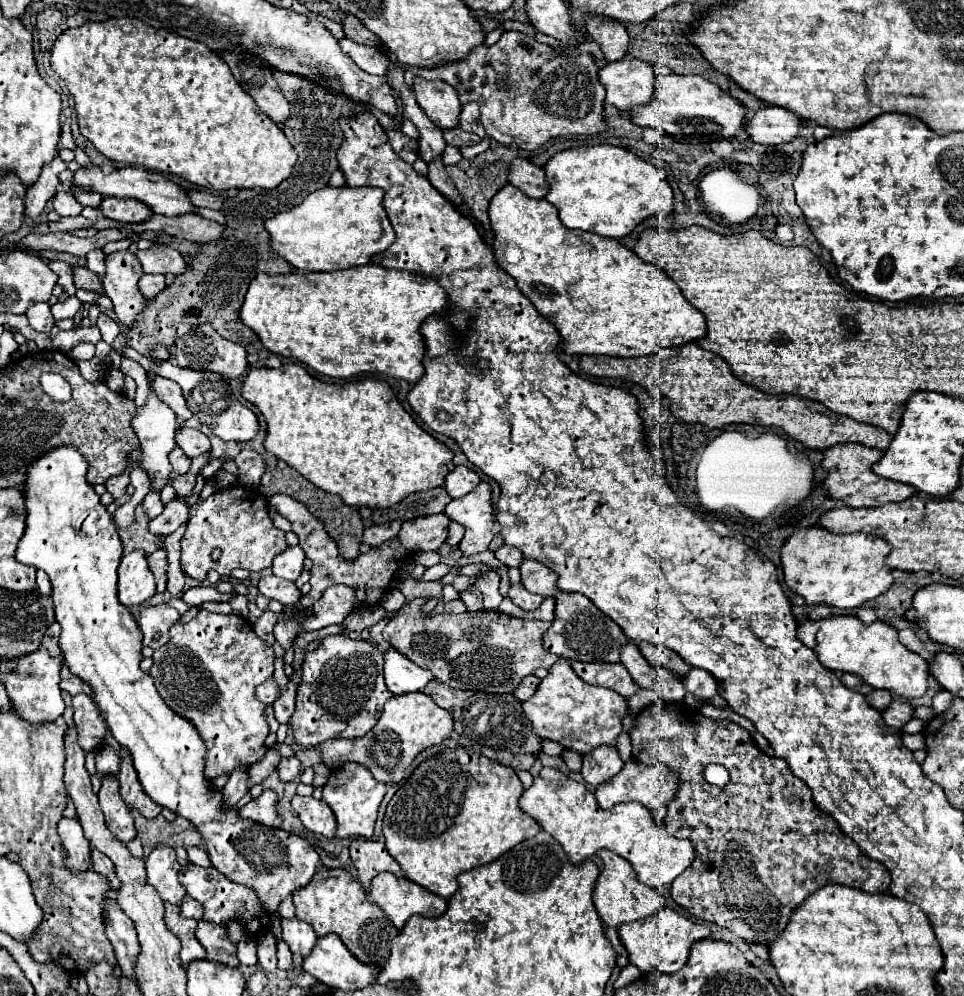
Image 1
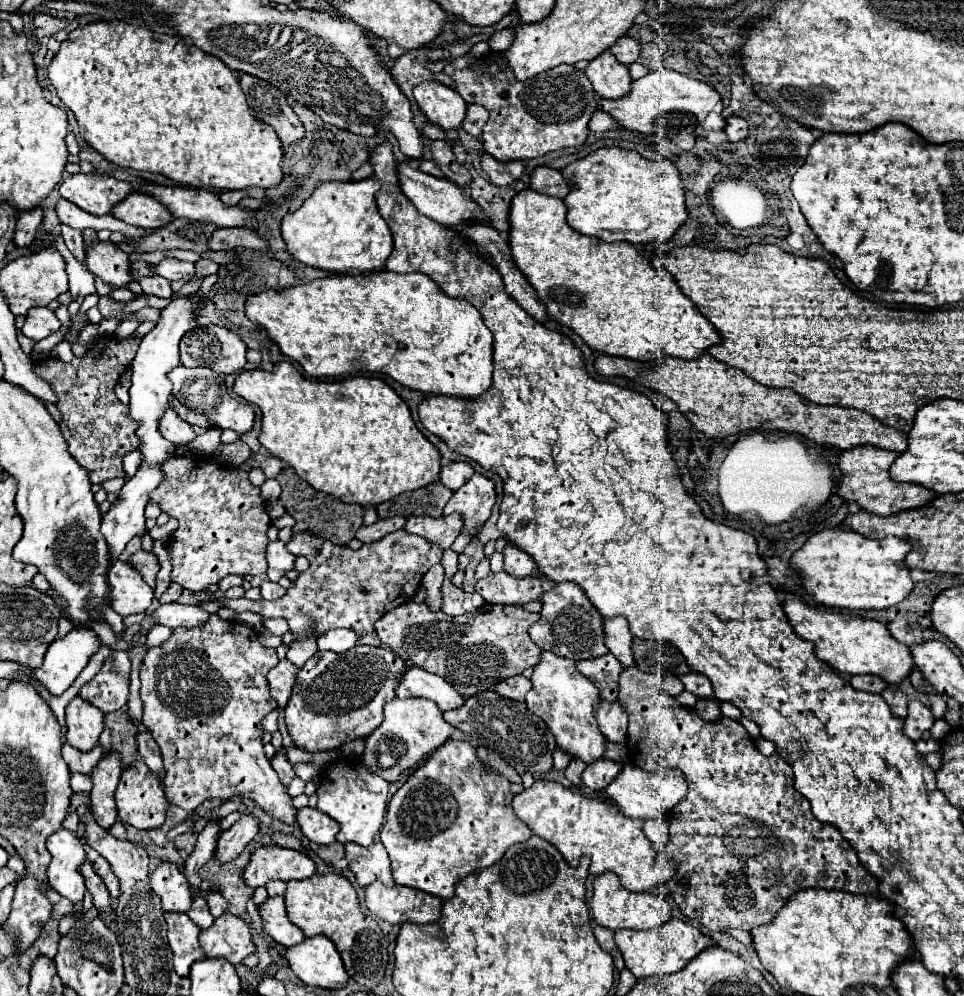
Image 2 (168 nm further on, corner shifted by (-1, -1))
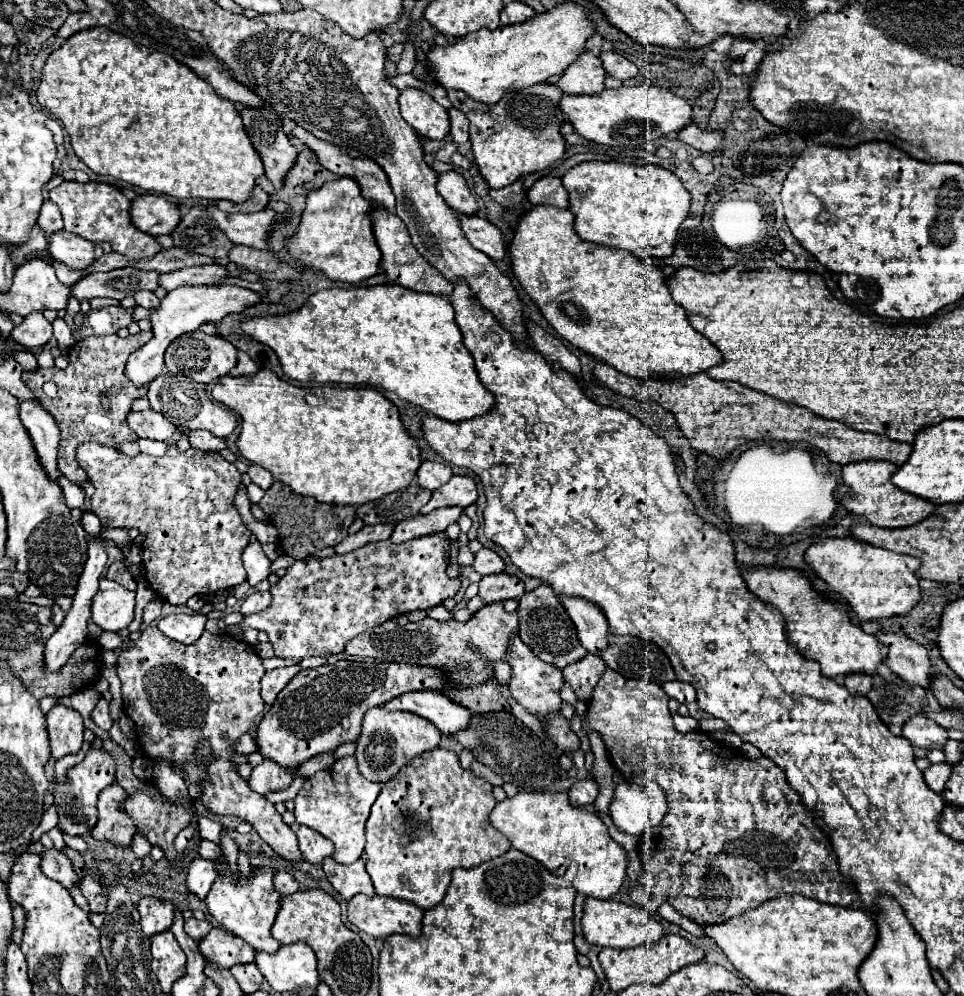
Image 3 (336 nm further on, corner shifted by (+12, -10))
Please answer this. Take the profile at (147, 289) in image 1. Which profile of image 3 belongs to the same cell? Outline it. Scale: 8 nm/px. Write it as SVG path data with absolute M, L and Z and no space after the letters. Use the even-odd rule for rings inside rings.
M136 291L134 299L136 299L136 305L142 305L142 307L156 307L156 303L160 303L160 299L152 291Z

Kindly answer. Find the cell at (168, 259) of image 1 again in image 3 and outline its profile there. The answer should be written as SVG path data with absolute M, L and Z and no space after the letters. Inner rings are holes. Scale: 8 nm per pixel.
M196 265L196 267L184 267L172 273L160 275L160 287L166 291L172 291L182 285L218 285L222 277L226 277L226 269L222 265Z

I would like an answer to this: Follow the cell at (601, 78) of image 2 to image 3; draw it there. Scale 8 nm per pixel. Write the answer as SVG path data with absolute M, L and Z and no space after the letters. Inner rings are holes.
M582 53L560 77L558 87L566 95L598 95L604 91L606 71L592 53Z

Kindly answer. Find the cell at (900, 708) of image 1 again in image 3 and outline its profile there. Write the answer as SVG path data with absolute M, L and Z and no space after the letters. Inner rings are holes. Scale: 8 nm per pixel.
M922 713L906 719L902 727L902 735L912 743L912 747L924 747L924 749L940 749L948 739L946 729L926 719Z

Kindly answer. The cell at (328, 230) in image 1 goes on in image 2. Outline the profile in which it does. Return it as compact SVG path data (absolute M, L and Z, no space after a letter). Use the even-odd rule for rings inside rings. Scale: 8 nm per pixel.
M371 176L351 182L323 182L315 188L303 206L281 222L281 234L293 258L329 272L381 270L393 250L393 236L377 210L375 192L381 188L379 184L379 178Z

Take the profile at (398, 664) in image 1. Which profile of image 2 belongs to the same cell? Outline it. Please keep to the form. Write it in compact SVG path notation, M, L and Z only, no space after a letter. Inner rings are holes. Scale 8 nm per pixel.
M409 666L409 670L403 674L399 686L397 686L397 696L399 698L427 698L433 700L443 712L461 708L465 704L465 698L457 694L457 690L445 682L441 676L425 672L417 666Z

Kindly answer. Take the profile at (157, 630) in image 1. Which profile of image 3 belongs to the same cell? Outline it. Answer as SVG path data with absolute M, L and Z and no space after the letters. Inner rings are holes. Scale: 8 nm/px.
M194 613L194 615L166 615L158 621L158 629L180 643L194 643L202 633L204 633L204 623L206 623L206 615Z

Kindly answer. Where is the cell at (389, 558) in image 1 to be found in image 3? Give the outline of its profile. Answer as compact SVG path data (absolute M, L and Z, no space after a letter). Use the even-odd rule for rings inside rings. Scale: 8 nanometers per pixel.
M446 533L424 537L424 539L412 539L406 543L392 543L378 541L368 543L362 549L356 549L346 555L334 555L334 557L308 557L302 561L294 561L286 575L272 585L272 603L254 615L244 615L242 621L236 625L242 631L252 627L258 631L266 631L272 647L276 651L276 657L290 657L290 659L302 659L310 655L326 655L326 653L342 653L346 643L360 633L366 633L388 619L394 619L398 615L404 615L414 609L432 609L440 605L446 597L454 597L460 589L458 579L450 579L446 575L446 563L444 563L444 551L448 549L448 537Z

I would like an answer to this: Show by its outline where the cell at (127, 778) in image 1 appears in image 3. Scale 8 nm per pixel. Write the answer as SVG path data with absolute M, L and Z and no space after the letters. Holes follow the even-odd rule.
M118 783L106 787L98 797L98 823L92 829L92 835L100 841L112 841L116 845L130 845L136 833L134 819L120 809L128 799L126 789Z

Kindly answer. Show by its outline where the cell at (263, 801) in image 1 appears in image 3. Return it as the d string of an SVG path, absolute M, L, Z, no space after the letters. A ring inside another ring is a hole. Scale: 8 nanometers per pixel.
M196 857L188 867L188 879L186 879L188 891L198 897L206 897L214 881L216 881L216 861Z

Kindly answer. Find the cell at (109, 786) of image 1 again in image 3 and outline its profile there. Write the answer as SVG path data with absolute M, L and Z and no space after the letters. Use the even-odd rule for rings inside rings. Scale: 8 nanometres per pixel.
M90 749L82 763L68 769L66 783L54 791L54 801L58 803L58 815L60 815L58 827L64 833L68 833L68 835L84 835L96 825L96 817L98 817L96 801L98 801L98 795L100 795L100 791L104 787L114 783L114 773L116 773L114 759L106 751L96 751L96 749Z

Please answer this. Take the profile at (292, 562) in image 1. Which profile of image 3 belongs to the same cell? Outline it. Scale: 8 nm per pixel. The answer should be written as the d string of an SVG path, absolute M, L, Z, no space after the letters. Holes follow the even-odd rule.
M258 541L250 543L244 553L242 553L242 561L248 573L248 583L252 587L256 587L258 583L262 583L264 579L270 577L270 559L264 555L262 547Z

